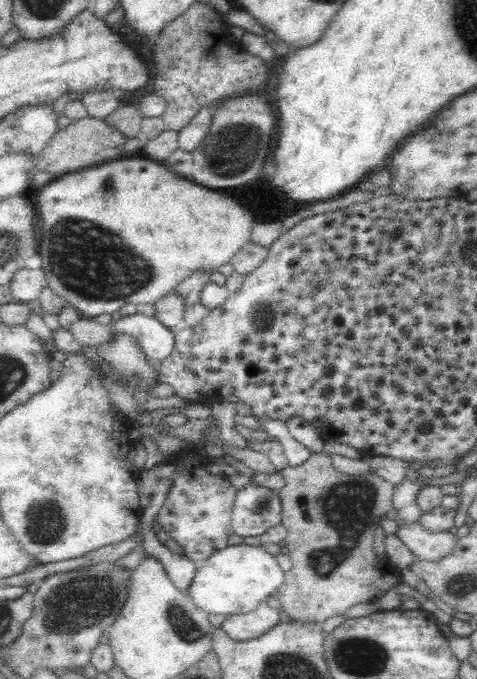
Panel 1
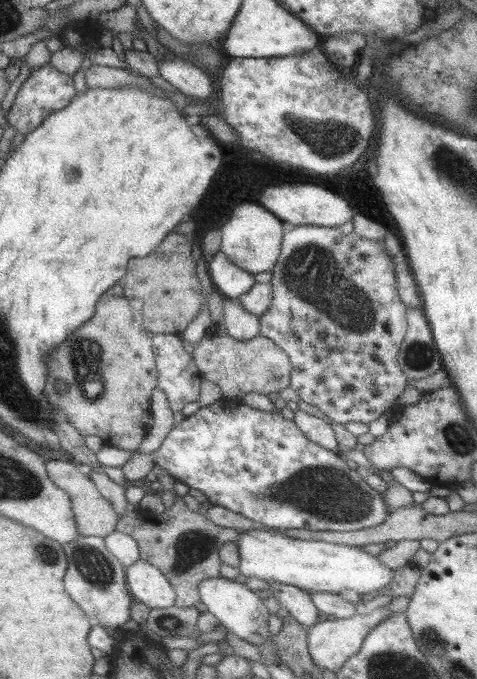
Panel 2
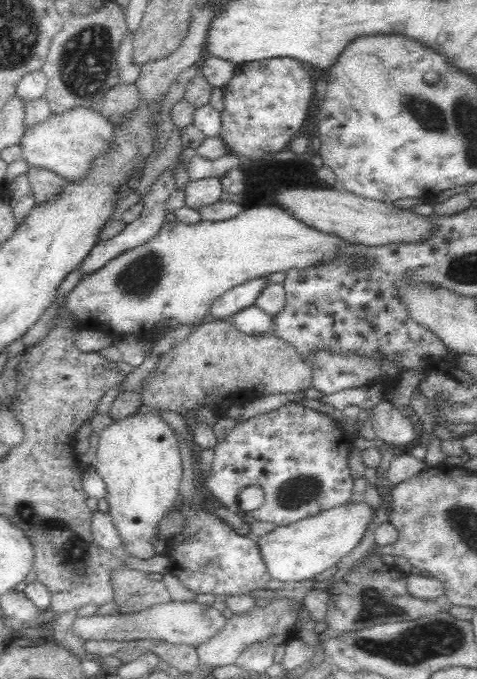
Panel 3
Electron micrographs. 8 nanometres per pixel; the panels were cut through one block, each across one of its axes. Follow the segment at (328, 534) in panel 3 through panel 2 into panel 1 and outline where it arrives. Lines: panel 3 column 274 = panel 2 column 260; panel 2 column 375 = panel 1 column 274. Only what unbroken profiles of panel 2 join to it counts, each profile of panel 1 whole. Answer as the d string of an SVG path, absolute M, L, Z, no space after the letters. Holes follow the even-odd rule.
M244 543L226 545L226 548L207 558L205 566L196 570L187 594L196 607L208 614L225 616L247 614L274 595L275 589L284 582L284 574L276 557L266 552L262 546L250 546Z

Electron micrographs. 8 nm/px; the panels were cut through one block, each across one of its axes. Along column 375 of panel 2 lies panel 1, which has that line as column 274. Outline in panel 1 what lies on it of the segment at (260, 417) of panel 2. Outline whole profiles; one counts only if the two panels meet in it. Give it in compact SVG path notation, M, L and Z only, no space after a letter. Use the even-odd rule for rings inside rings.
M258 483L246 484L237 490L232 510L232 532L240 536L260 536L281 523L282 505L279 489Z

